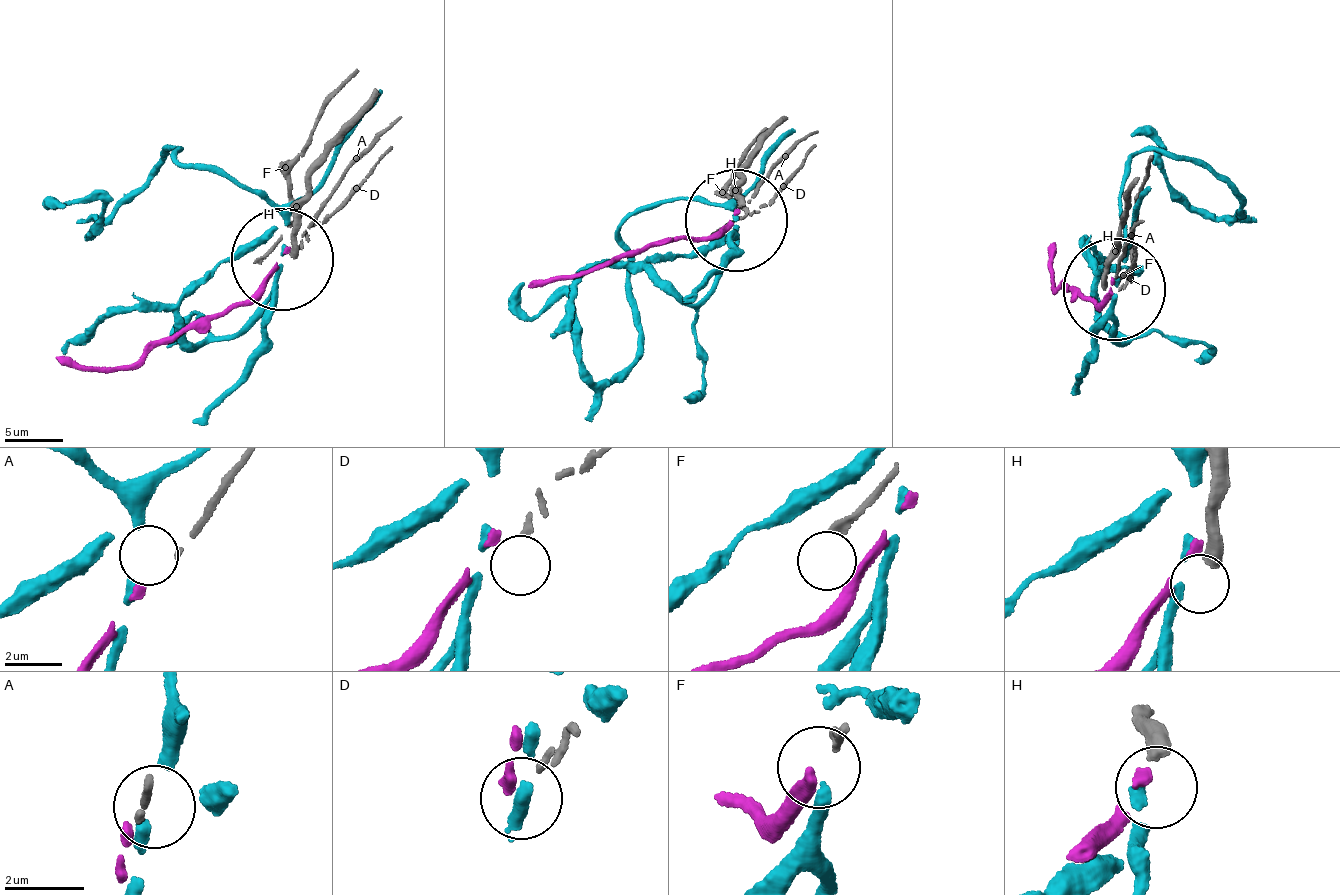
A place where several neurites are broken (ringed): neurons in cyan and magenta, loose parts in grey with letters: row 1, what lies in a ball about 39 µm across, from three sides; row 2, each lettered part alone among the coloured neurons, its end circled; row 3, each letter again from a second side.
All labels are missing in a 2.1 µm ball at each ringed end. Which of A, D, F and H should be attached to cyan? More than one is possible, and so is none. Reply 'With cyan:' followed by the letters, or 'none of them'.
With cyan: none of them

